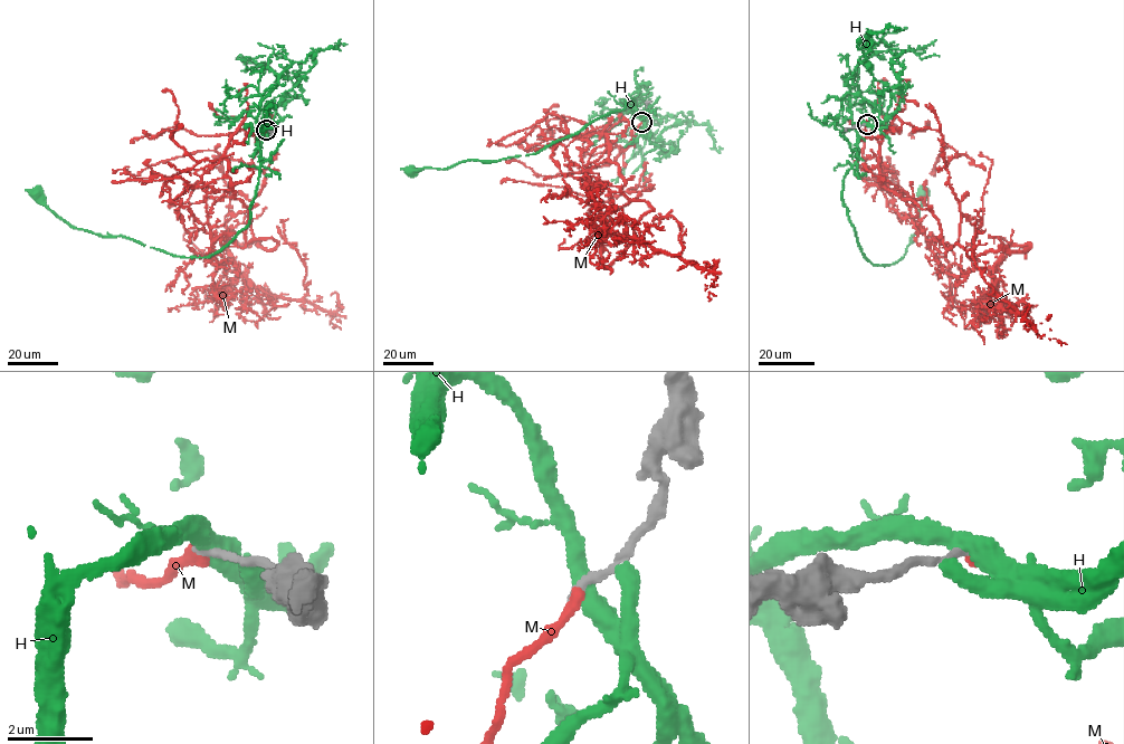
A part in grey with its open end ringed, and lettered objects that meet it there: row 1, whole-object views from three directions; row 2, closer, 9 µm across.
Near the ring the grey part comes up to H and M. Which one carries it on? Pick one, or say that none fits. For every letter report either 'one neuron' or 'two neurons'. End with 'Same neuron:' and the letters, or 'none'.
H: two neurons
M: one neuron
Same neuron: M

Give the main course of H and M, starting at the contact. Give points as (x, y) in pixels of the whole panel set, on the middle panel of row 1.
H: (643, 121), (639, 112), (634, 112), (631, 98), (621, 111), (602, 115), (534, 153), (411, 171)
M: (641, 122), (620, 152), (600, 132), (586, 189), (607, 231), (679, 255), (664, 218)

